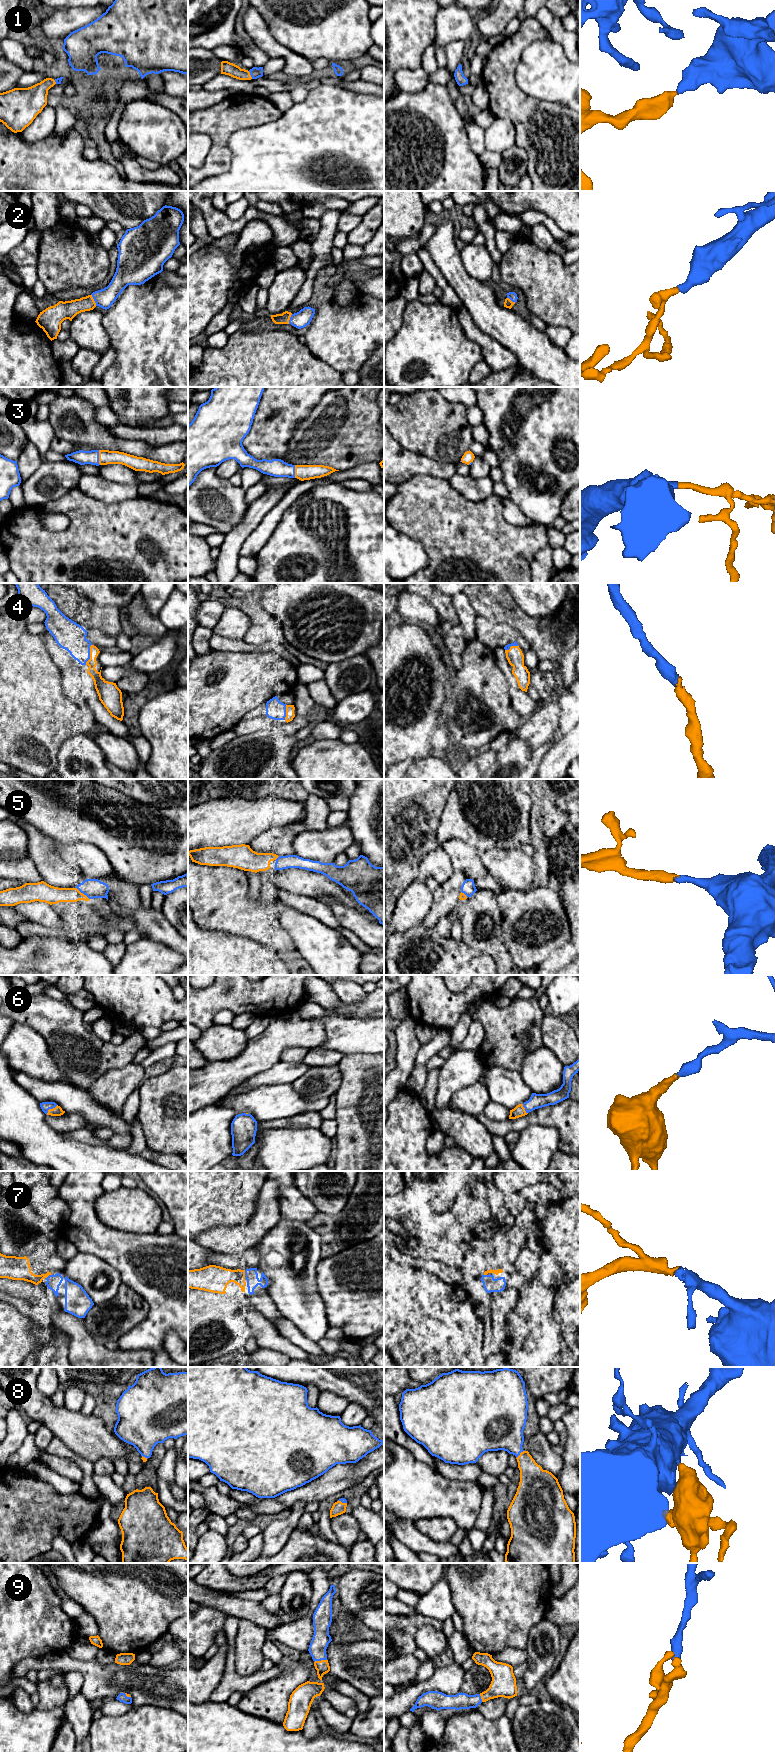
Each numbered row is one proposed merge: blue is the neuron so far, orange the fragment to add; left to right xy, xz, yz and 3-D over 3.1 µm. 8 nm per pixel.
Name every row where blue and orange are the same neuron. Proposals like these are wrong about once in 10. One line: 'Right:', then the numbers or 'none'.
Right: 1, 2, 3, 4, 5, 6, 7, 8, 9

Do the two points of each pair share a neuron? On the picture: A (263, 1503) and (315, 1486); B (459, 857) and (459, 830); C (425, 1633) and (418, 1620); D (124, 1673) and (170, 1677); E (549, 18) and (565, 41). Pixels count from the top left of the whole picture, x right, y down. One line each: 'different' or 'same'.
A: different
B: different
C: different
D: same
E: same

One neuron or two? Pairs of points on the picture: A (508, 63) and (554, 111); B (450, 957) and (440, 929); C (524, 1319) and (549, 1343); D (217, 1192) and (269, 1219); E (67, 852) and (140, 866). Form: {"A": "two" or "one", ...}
{"A": "one", "B": "two", "C": "one", "D": "two", "E": "two"}

